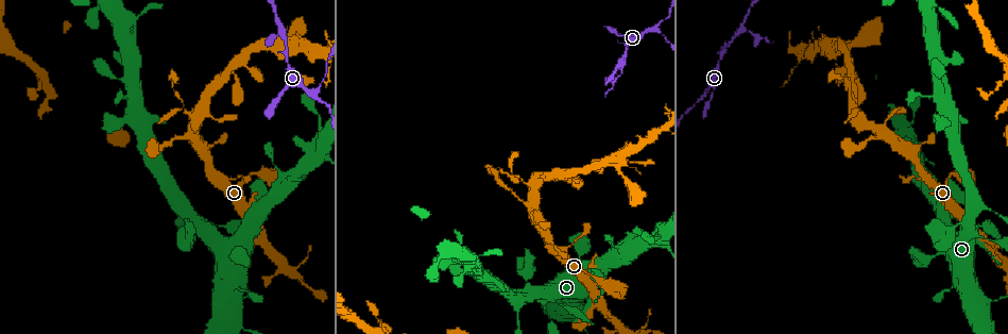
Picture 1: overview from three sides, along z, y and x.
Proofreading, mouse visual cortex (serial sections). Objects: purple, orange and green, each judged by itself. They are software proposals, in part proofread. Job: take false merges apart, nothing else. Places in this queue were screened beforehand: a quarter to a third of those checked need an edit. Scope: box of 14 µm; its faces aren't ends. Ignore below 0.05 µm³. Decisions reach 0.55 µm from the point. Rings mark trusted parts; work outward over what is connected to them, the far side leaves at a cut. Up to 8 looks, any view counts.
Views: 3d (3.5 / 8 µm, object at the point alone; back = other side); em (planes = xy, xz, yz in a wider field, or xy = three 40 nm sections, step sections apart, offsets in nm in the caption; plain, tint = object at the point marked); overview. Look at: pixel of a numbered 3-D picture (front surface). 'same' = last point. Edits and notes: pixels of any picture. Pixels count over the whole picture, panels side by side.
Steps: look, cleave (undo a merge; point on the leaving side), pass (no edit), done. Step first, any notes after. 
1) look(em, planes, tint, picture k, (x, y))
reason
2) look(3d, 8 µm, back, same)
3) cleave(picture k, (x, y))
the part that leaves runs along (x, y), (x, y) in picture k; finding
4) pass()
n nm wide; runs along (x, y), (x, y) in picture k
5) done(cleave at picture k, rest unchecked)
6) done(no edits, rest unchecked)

look(3d, 3.5 µm, picture 1, (251, 234))
sharp bend

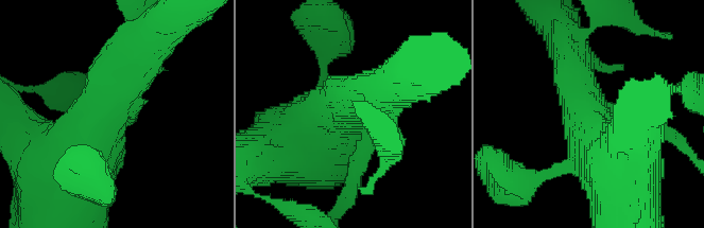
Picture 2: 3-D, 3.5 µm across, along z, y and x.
look(em, xy, step 5, tint, picture 2, (599, 109))
3 arms; arms of 250, 600, 700 nm

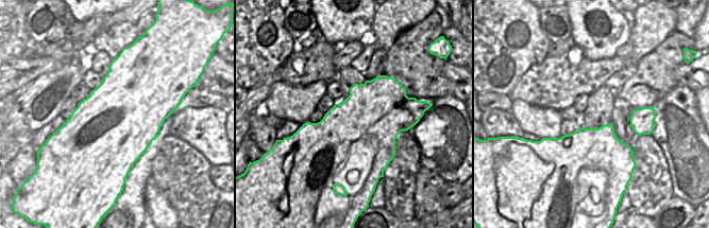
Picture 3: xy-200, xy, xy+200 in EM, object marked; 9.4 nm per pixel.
cleave(picture 2, (348, 180))
border along (653, 114), (640, 117), (636, 133) in picture 3; two cells meet here

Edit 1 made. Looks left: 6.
look(overview)
see it whole again

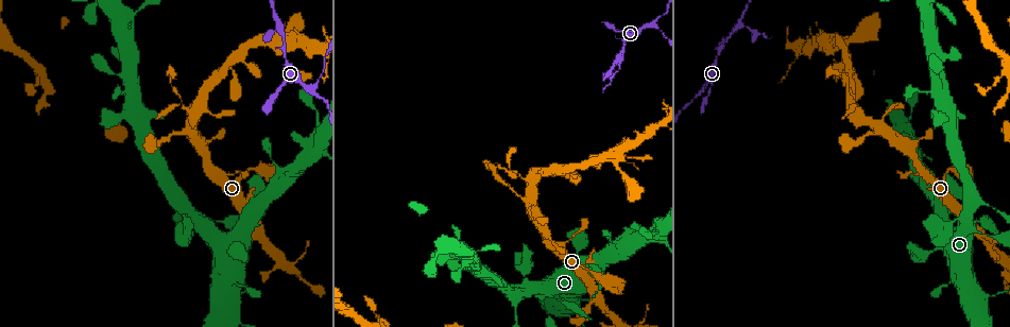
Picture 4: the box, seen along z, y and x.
look(3d, 3.5 µm, picture 4, (309, 88))
two arms in line, one across

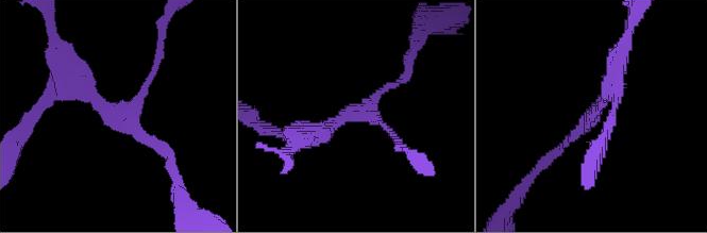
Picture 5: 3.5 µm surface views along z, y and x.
look(em, xy, step 3, tint, picture 5, (114, 110))
3 arms; arms of 100, 150, 250 nm

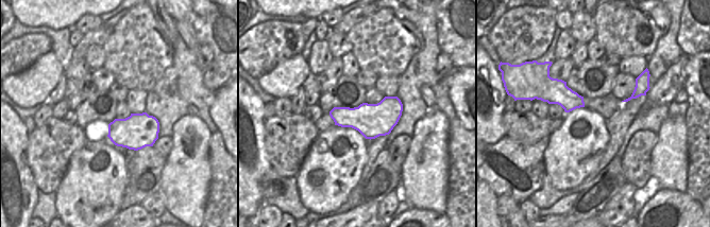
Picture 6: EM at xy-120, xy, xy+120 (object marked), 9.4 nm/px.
pass()
all the same cell

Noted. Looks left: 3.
done(cleave at picture 2, rest unchecked)

